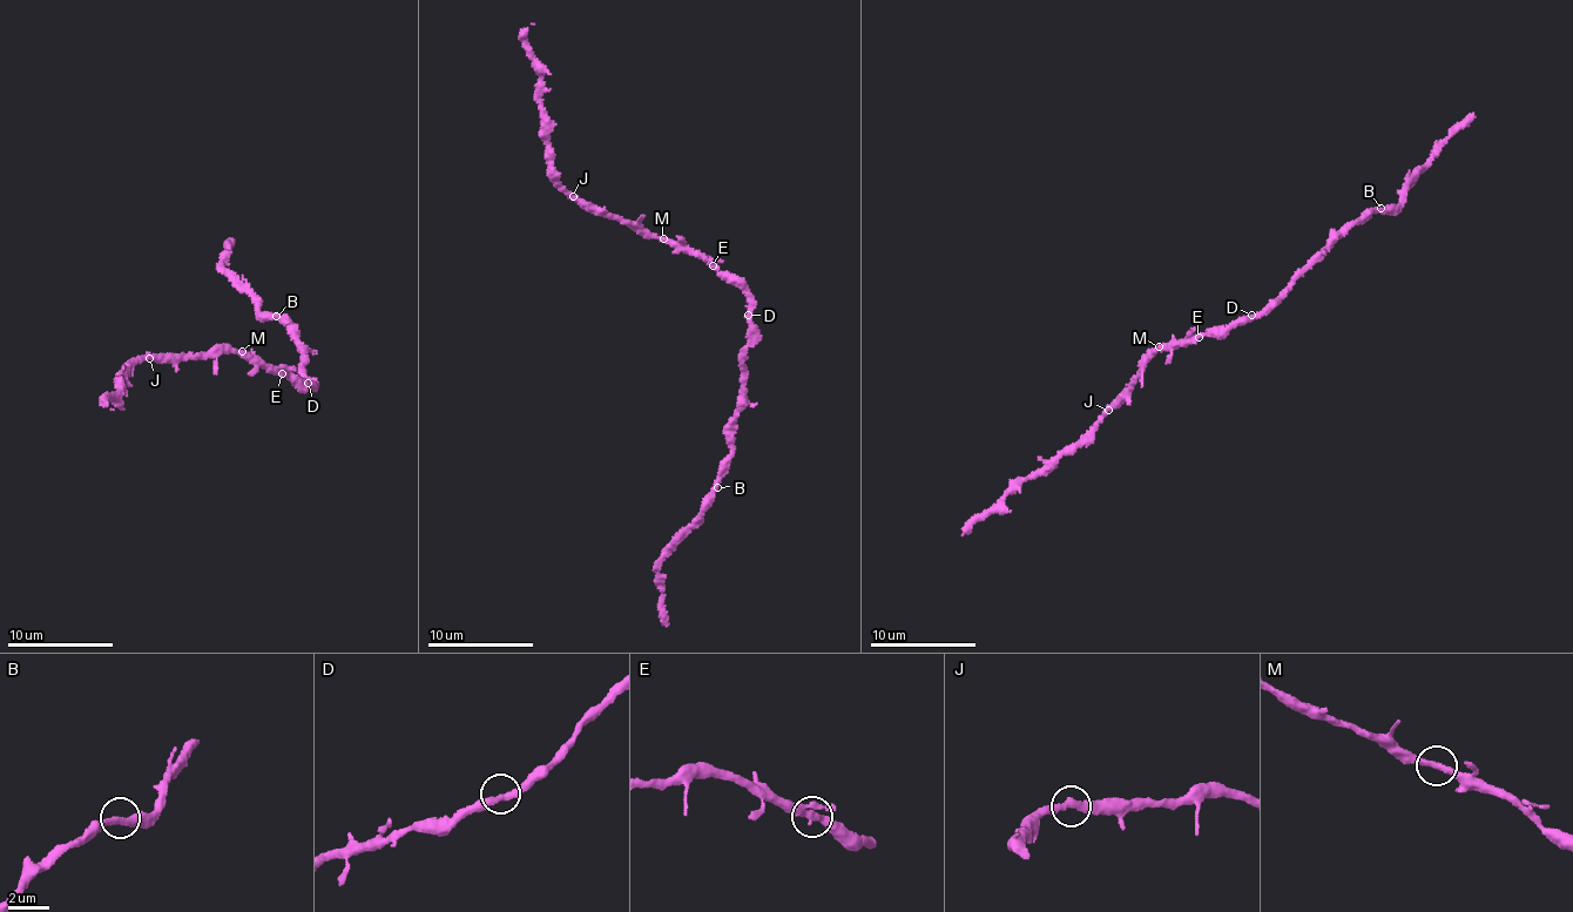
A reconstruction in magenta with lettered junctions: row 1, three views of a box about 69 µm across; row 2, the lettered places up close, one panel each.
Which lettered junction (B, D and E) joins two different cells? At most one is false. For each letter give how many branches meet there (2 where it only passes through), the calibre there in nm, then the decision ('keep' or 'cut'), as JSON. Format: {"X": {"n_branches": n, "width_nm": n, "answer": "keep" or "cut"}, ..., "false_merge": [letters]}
{"B": {"n_branches": 2, "width_nm": 320, "answer": "keep"}, "D": {"n_branches": 2, "width_nm": 320, "answer": "keep"}, "E": {"n_branches": 3, "width_nm": 240, "answer": "keep"}, "false_merge": []}

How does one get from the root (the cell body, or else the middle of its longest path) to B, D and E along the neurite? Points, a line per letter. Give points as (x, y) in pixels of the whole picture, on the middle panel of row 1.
B: (734, 283), (748, 299), (751, 328), (742, 364), (731, 454), (717, 487)
D: (734, 283), (748, 299), (748, 315)
E: (734, 283), (714, 265)

